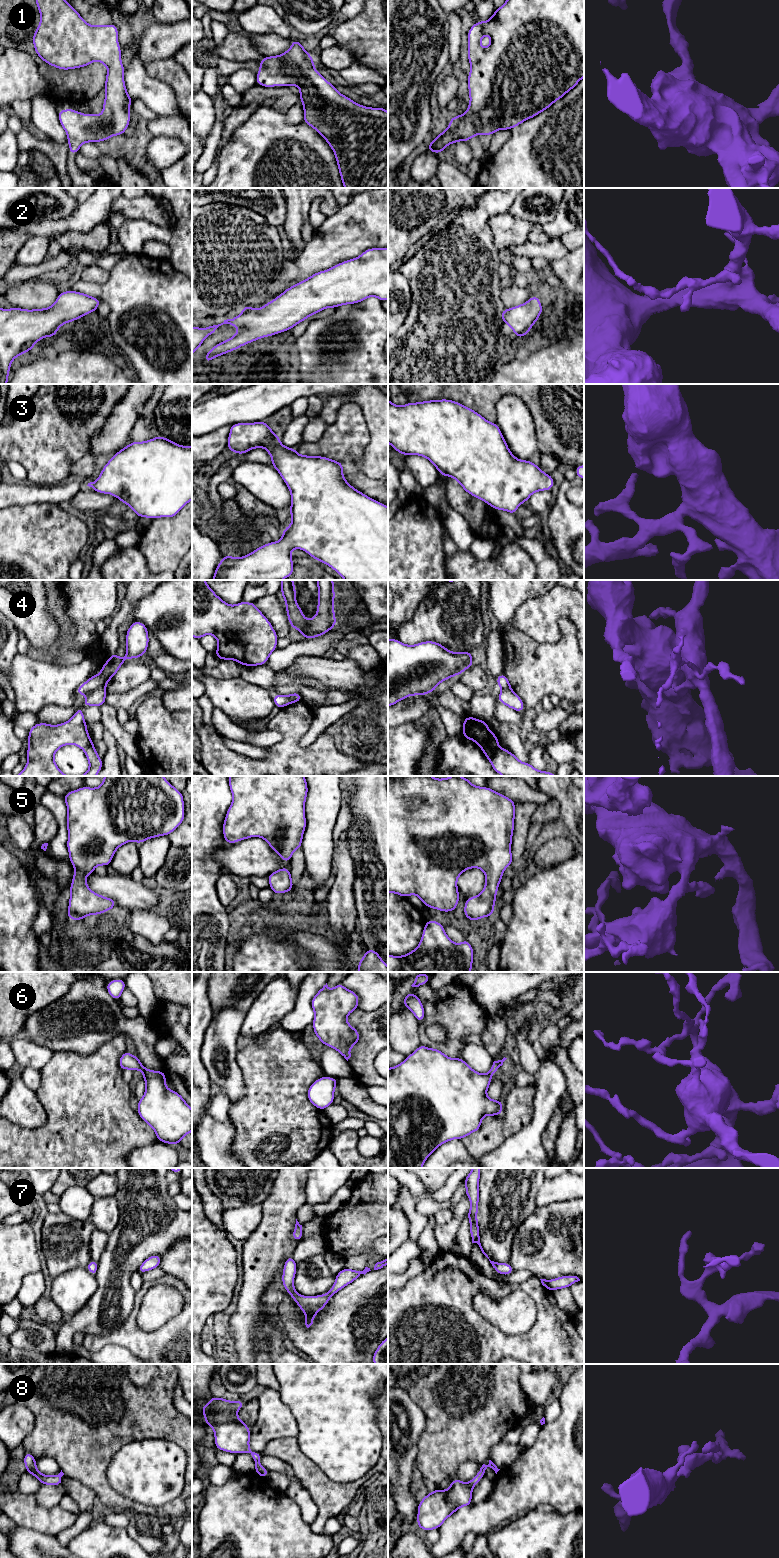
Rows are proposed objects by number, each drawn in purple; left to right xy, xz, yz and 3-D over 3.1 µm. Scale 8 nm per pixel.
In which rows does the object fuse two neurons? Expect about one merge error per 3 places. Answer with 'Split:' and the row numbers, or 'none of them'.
Split: 4

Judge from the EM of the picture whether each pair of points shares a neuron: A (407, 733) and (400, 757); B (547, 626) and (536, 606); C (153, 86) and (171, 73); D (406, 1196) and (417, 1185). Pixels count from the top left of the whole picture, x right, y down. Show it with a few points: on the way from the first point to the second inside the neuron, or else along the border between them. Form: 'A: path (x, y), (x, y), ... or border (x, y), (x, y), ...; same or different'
A: path (407, 739), (407, 742), (400, 751); same
B: path (542, 621), (537, 616), (536, 611); same
C: border (144, 66), (149, 75), (172, 89), (175, 98); different
D: border (402, 1185), (416, 1199); different

